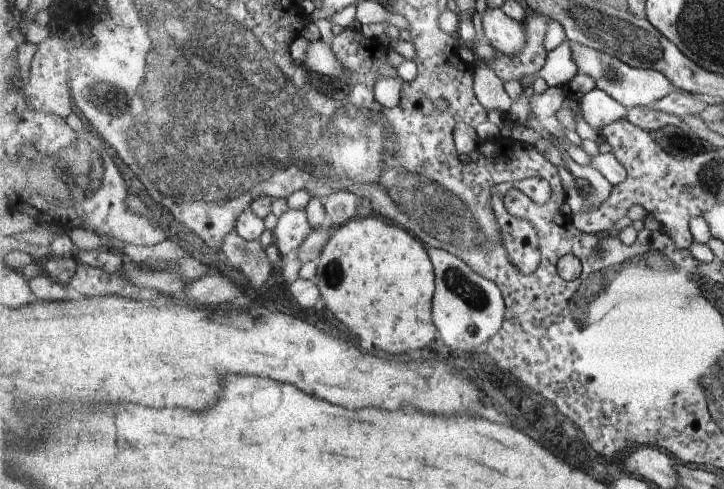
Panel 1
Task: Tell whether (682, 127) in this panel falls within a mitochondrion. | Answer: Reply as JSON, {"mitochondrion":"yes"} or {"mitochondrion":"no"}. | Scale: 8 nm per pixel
{"mitochondrion":"no"}

